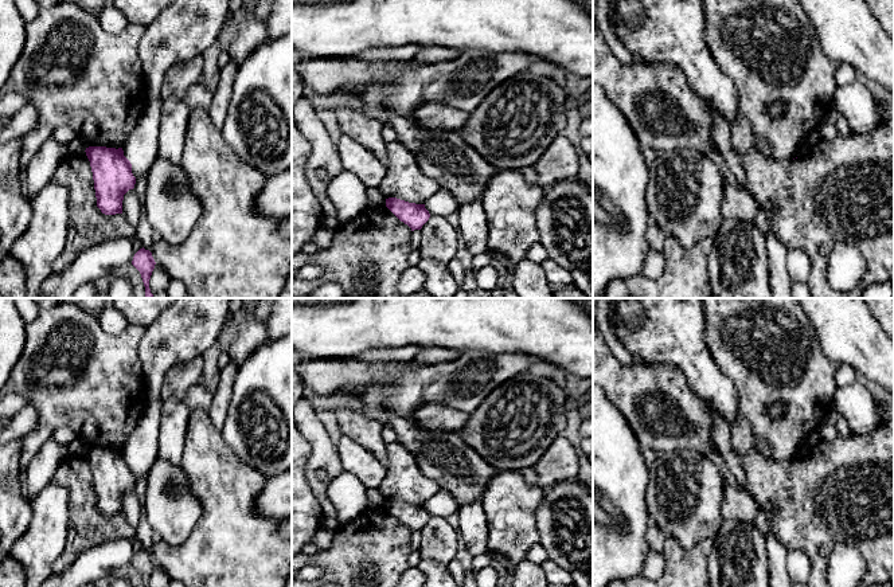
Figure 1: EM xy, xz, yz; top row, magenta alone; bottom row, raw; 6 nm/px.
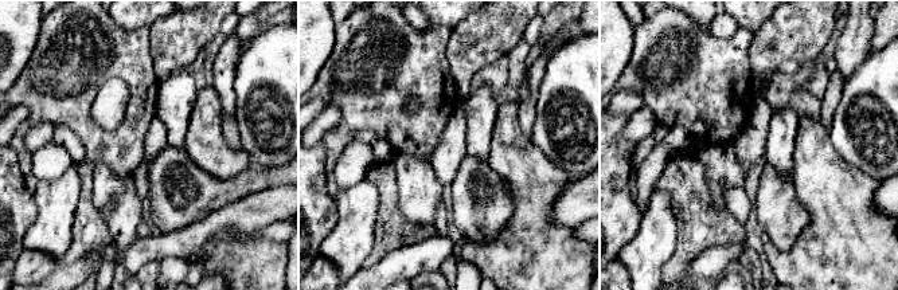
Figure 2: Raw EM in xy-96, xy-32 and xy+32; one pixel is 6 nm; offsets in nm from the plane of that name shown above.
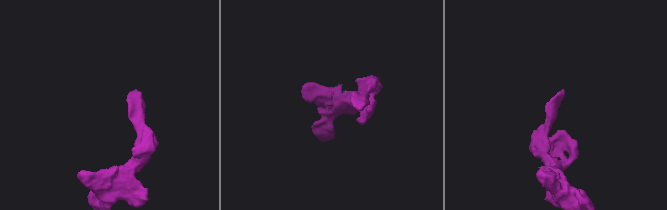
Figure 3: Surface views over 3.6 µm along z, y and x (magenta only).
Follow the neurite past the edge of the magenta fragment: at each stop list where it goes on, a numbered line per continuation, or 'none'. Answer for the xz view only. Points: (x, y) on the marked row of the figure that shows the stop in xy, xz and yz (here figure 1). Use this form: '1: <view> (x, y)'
none

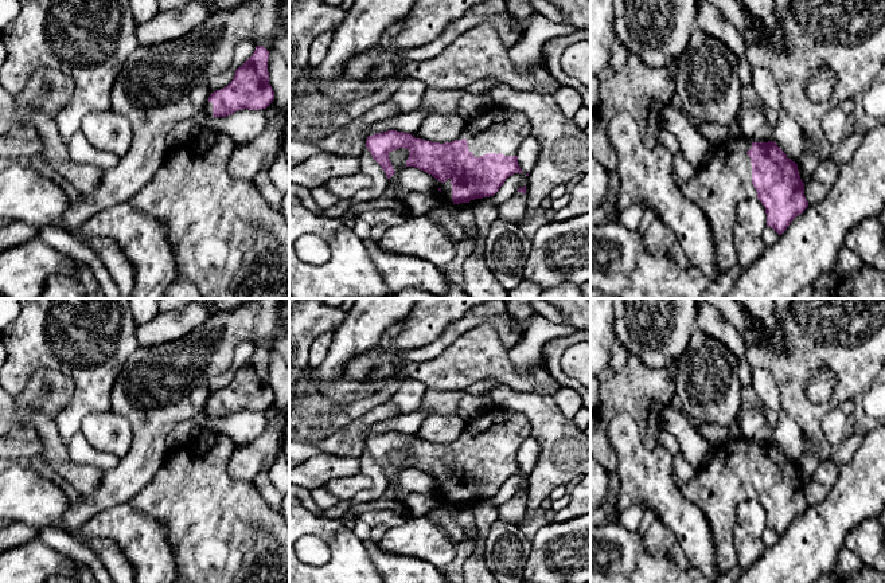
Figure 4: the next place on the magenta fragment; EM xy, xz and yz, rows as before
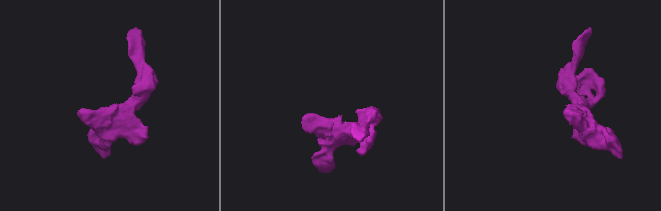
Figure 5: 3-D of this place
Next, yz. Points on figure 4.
1: yz (717, 188)

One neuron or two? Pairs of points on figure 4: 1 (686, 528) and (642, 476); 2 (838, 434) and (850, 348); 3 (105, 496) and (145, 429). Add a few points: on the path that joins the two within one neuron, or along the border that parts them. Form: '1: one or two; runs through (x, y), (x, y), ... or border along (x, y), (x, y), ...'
1: one; runs through (678, 515), (655, 489)
2: two; border along (838, 406), (825, 415), (822, 421), (823, 435)
3: one; runs through (121, 480), (145, 456), (145, 445)

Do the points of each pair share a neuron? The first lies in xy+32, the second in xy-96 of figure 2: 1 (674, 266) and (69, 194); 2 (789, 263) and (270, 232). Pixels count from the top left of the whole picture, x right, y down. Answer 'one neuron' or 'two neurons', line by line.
1: two neurons
2: two neurons

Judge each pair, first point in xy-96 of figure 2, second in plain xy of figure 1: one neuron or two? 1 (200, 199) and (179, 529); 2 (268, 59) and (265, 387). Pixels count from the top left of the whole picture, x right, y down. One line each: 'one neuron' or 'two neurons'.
1: one neuron
2: one neuron

